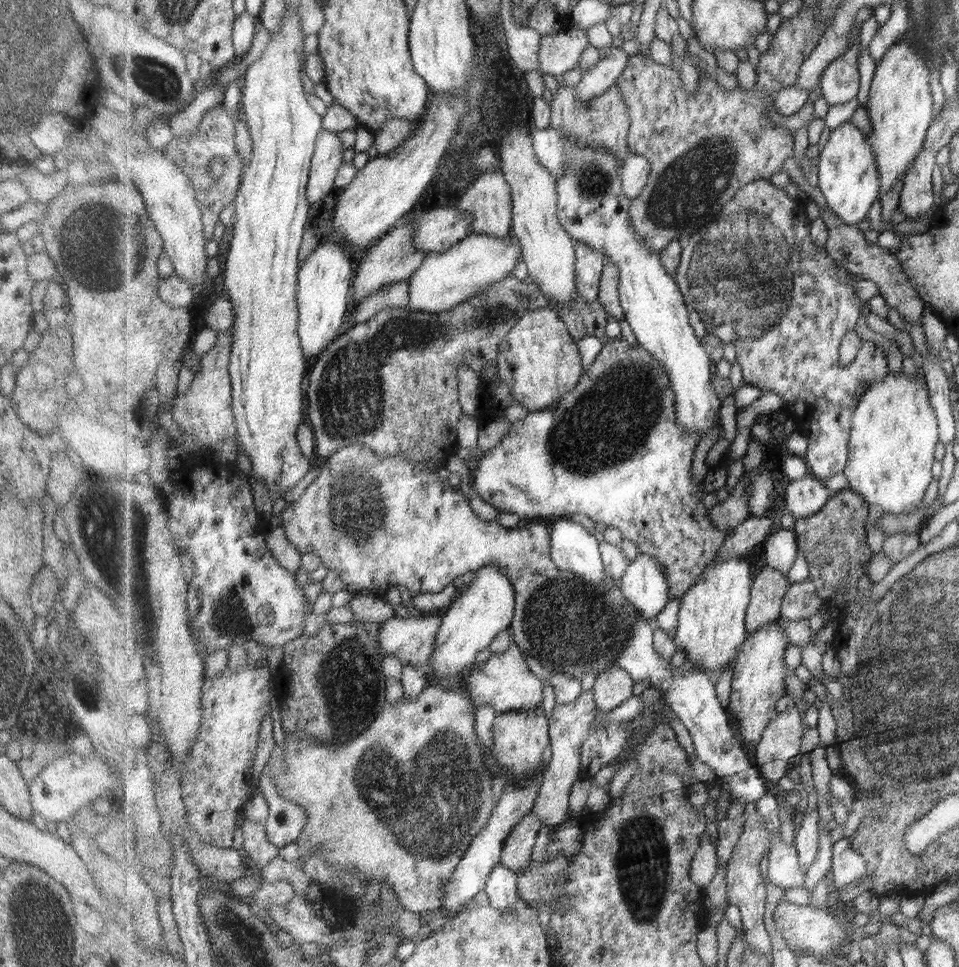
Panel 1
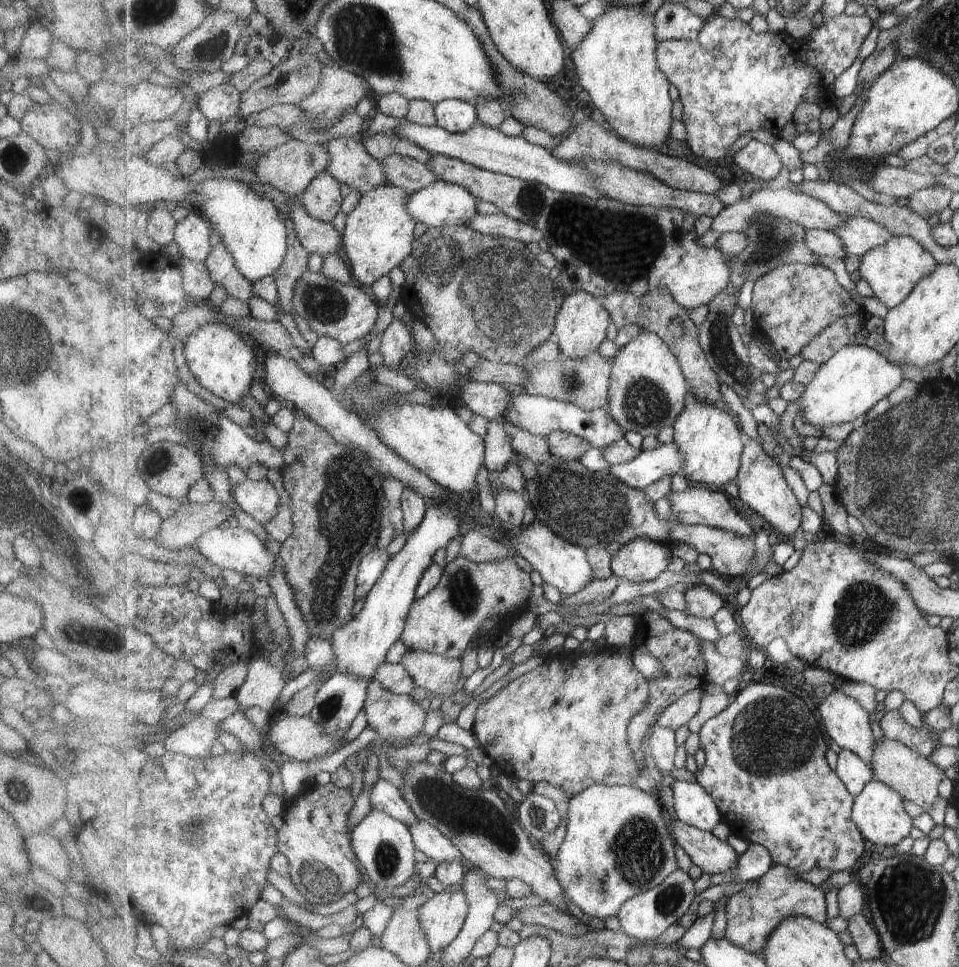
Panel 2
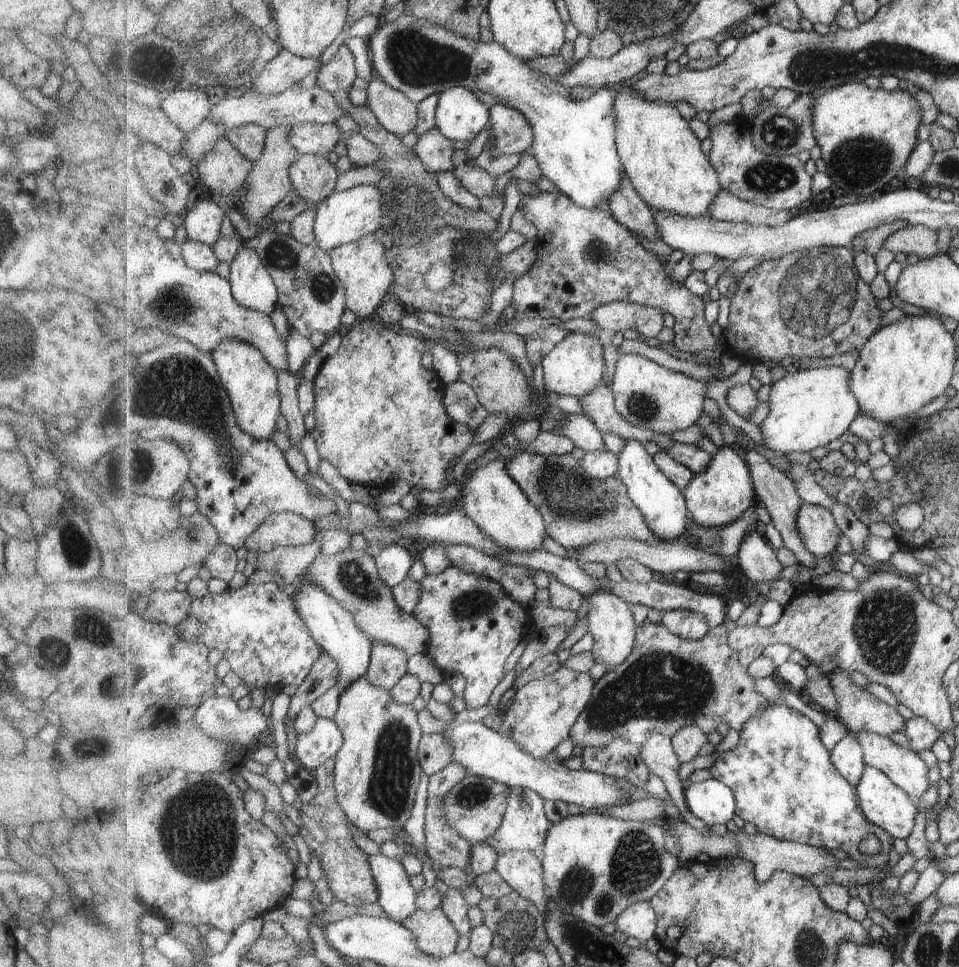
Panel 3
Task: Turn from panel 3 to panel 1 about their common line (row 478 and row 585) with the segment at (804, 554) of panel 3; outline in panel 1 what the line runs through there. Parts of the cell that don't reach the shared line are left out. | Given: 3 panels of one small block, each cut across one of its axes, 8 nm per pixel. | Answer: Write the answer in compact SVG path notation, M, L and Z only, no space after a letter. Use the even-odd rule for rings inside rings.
M765 566L757 573L752 584L751 606L746 617L749 635L782 618L783 600L791 585L788 575L776 568Z

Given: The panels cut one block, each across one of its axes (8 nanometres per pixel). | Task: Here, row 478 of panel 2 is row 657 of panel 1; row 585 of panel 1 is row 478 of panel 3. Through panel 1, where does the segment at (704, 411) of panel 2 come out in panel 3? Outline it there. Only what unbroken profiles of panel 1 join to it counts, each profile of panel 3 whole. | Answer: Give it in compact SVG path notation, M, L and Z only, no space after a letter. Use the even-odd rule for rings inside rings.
M731 445L718 448L713 460L705 472L695 474L691 484L683 491L690 516L696 524L701 526L729 526L739 520L746 510L755 504L755 488L751 476L750 465L741 458L738 447Z

